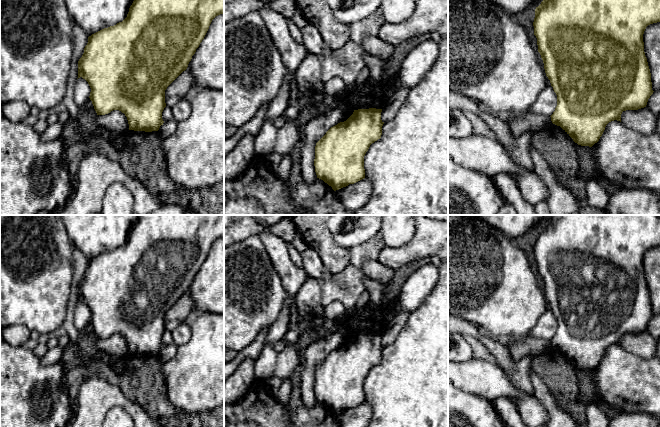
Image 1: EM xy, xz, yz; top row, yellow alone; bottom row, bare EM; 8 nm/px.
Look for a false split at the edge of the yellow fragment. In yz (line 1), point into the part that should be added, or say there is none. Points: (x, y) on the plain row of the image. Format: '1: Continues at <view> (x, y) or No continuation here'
1: No continuation here

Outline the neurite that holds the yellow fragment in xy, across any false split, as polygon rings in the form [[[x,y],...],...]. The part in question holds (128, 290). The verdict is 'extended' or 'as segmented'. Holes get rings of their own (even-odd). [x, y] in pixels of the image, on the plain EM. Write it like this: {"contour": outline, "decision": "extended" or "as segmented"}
{"contour": [[[138,215],[127,241],[89,260],[78,285],[78,302],[88,306],[97,339],[119,334],[127,341],[129,354],[158,355],[164,347],[165,314],[187,293],[212,244],[220,238],[224,238],[224,215]]], "decision": "as segmented"}

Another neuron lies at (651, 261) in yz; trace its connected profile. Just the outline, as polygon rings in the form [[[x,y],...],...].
[[[660,246],[650,248],[643,258],[644,276],[651,297],[652,314],[660,314]]]

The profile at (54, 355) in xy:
[[[58,345],[54,348],[49,348],[45,355],[41,357],[41,363],[43,365],[52,365],[55,363],[59,363],[61,362],[64,352],[65,349],[59,347]]]

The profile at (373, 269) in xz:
[[[365,260],[361,267],[362,273],[372,280],[389,285],[391,282],[394,270],[385,267],[378,260]]]

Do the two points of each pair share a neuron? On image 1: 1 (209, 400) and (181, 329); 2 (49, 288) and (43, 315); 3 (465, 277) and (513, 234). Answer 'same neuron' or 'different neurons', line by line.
1: different neurons
2: same neuron
3: different neurons

